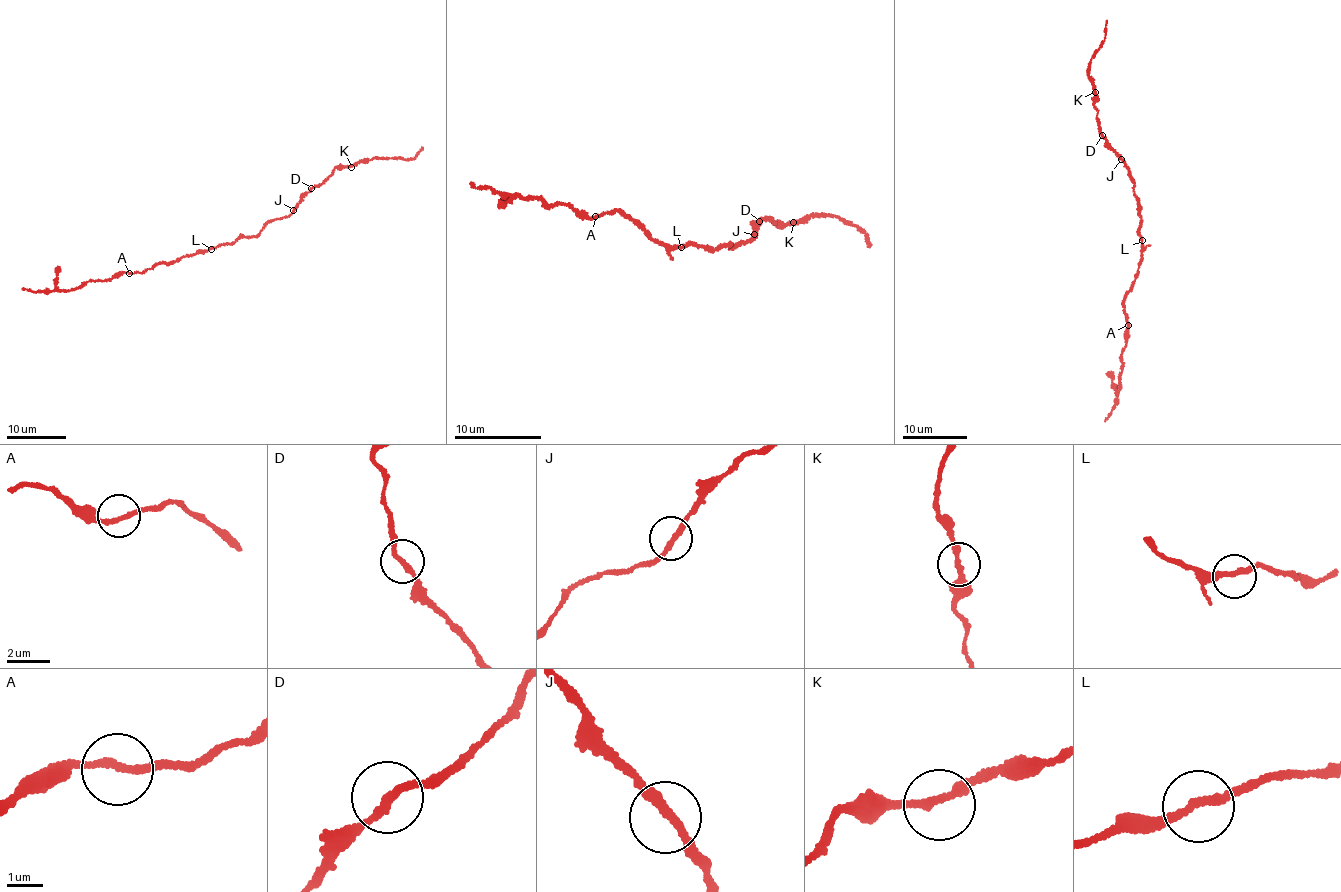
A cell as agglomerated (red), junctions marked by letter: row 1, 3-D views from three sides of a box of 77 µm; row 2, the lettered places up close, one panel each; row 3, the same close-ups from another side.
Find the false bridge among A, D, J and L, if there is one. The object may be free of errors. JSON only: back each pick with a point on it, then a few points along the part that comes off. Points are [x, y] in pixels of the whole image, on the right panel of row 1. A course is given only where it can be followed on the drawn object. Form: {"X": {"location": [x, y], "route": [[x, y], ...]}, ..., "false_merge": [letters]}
{"false_merge": []}

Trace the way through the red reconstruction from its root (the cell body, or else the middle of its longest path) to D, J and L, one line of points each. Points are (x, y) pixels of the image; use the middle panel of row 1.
D: (702, 247), (718, 250), (731, 244), (734, 248), (755, 237), (754, 226), (759, 222)
J: (702, 247), (718, 250), (731, 244), (734, 248), (754, 234)
L: (702, 247), (690, 243), (681, 247)

